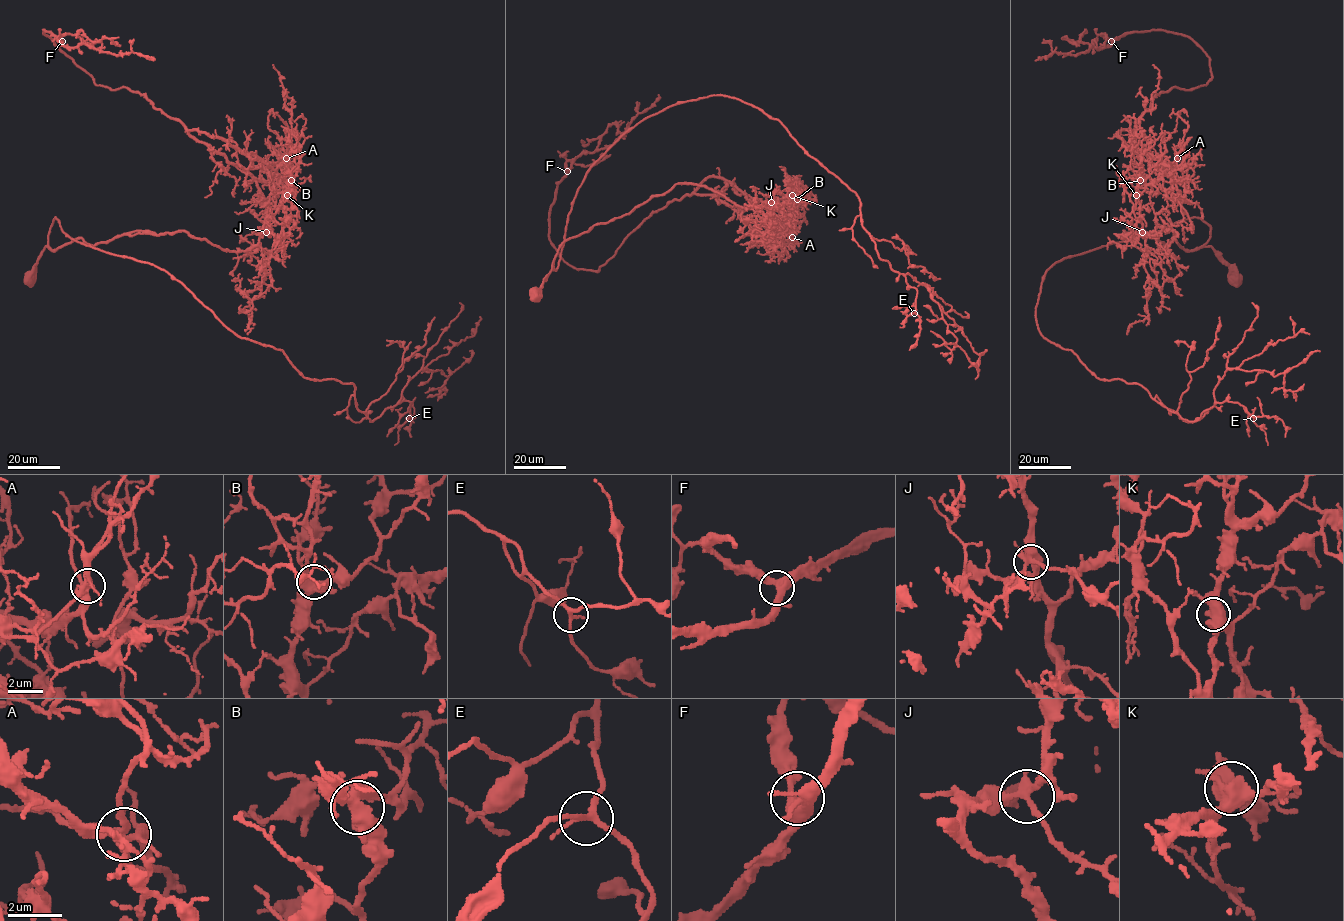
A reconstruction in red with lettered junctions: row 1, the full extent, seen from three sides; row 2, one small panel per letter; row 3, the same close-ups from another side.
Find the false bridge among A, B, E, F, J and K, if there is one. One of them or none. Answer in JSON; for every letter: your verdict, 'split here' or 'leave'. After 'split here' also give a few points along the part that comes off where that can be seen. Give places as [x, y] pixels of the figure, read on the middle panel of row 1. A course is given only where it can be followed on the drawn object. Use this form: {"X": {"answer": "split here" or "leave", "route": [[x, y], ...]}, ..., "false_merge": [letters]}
{"A": {"answer": "split here", "route": [[792, 236], [731, 183], [707, 177], [653, 211], [598, 271], [561, 257], [549, 236], [557, 184], [658, 94]]}, "B": {"answer": "leave"}, "E": {"answer": "leave"}, "F": {"answer": "leave"}, "J": {"answer": "leave"}, "K": {"answer": "leave"}, "false_merge": ["A"]}

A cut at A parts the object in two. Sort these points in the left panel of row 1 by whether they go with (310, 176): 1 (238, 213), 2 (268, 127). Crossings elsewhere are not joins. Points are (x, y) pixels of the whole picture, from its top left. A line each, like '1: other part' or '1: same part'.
1: same part
2: same part

